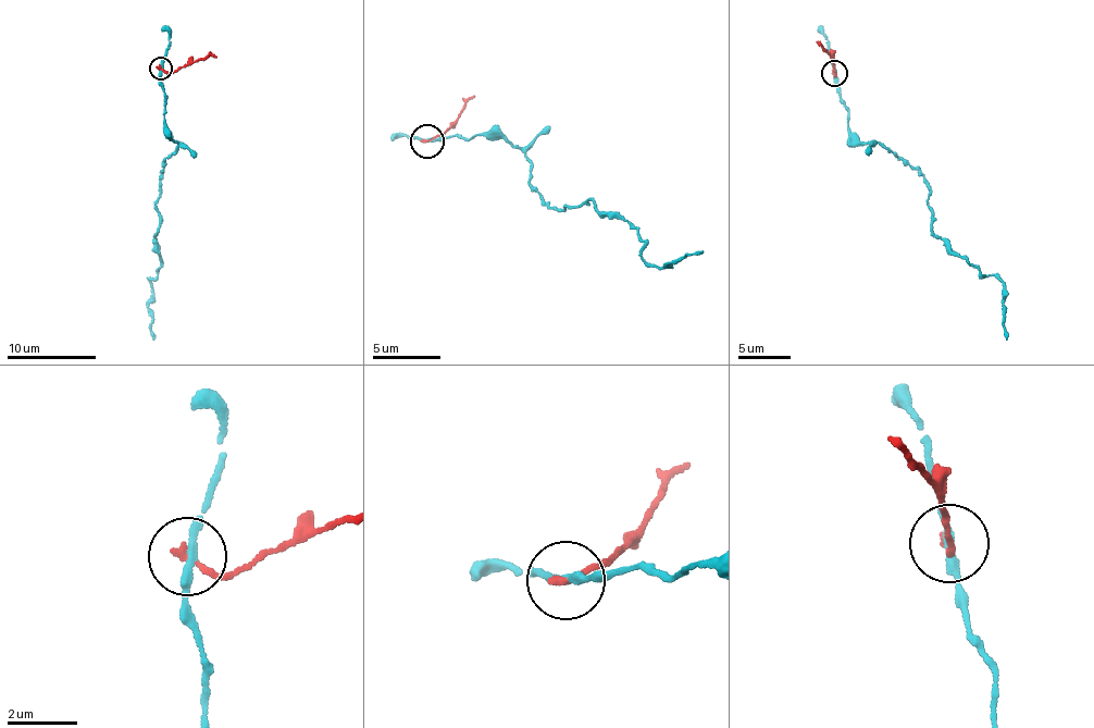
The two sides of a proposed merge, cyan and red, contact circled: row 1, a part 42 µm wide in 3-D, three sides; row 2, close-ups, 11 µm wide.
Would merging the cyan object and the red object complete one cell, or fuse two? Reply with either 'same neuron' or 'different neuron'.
different neuron

